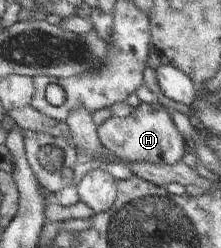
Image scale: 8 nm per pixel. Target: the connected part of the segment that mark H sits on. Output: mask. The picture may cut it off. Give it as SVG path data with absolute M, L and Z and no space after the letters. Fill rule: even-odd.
M142 104L134 107L126 117L110 117L96 128L96 134L101 146L108 148L120 160L126 162L150 162L150 164L176 164L184 153L189 150L189 144L170 120L168 112L160 104Z

